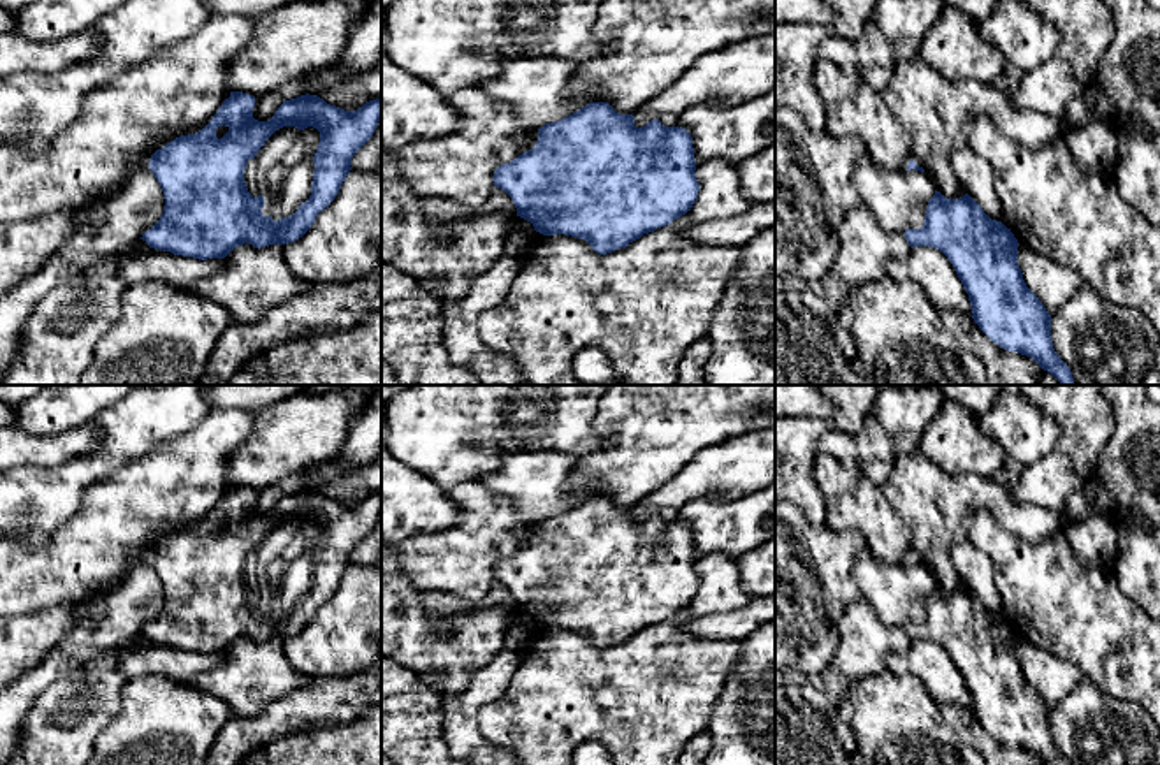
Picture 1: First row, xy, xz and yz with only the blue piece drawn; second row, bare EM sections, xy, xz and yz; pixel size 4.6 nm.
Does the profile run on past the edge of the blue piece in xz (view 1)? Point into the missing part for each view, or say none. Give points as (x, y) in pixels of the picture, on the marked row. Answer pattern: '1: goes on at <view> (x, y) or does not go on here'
1: does not go on here

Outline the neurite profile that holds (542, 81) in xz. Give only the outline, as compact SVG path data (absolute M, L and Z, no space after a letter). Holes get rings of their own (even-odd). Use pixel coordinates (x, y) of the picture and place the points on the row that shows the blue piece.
M550 55L508 58L497 79L485 79L478 86L492 100L510 104L526 128L538 130L596 102L592 97L569 95L576 67L568 58Z

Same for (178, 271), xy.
M144 248L121 264L120 276L127 285L156 280L176 288L190 288L195 281L221 271L223 262L225 259L199 260L163 250Z

